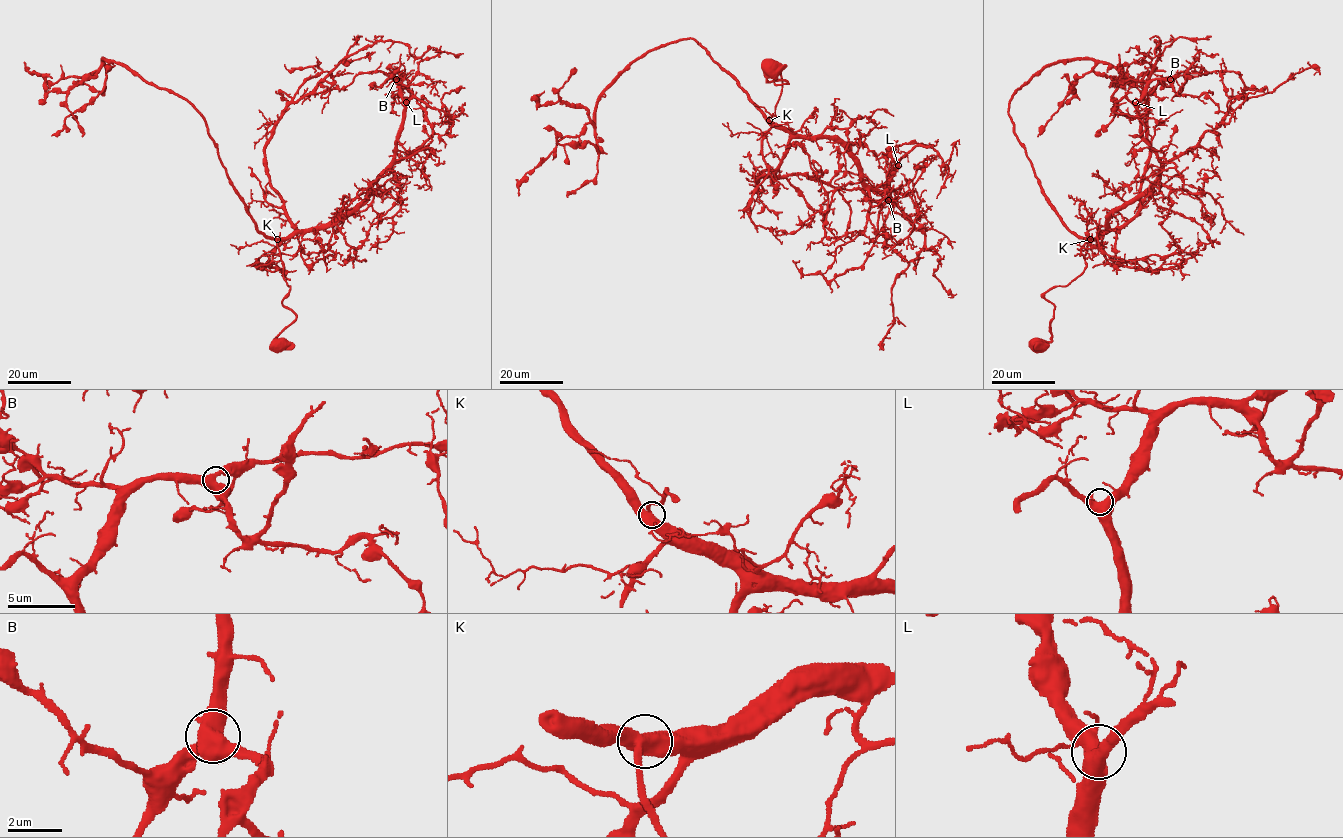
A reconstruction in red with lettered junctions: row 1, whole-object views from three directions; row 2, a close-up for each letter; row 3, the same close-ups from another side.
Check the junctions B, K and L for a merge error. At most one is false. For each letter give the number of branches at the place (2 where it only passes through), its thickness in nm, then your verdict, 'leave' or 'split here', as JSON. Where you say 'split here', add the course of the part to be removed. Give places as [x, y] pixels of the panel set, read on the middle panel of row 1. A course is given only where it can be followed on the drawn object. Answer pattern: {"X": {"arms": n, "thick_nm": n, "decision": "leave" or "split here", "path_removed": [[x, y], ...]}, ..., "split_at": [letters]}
{"B": {"arms": 3, "thick_nm": 480, "decision": "leave"}, "K": {"arms": 3, "thick_nm": 480, "decision": "leave"}, "L": {"arms": 3, "thick_nm": 480, "decision": "leave"}, "split_at": []}

